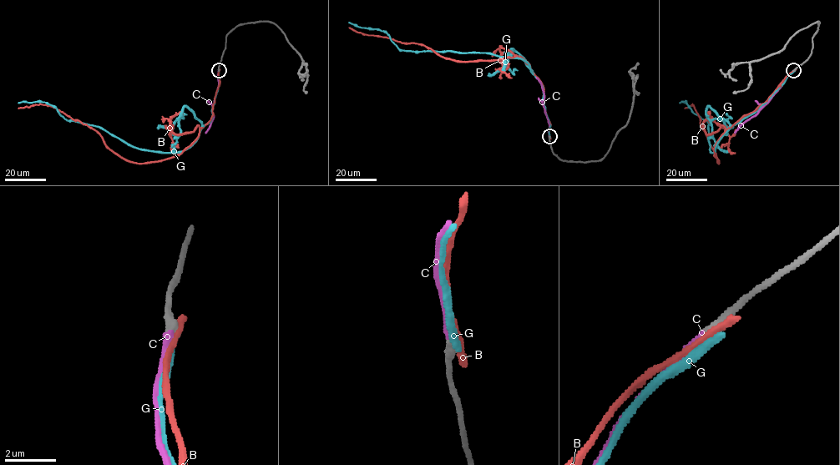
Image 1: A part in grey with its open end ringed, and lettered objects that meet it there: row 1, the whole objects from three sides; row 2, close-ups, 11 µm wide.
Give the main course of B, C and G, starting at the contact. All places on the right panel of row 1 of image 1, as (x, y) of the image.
B: (794, 70), (765, 102), (741, 118), (717, 140), (714, 155), (718, 163), (692, 103), (685, 108)
C: (793, 70), (771, 99), (735, 133)
G: (793, 70), (766, 102), (729, 129), (714, 152), (710, 150), (708, 122), (695, 114), (686, 102), (679, 103)

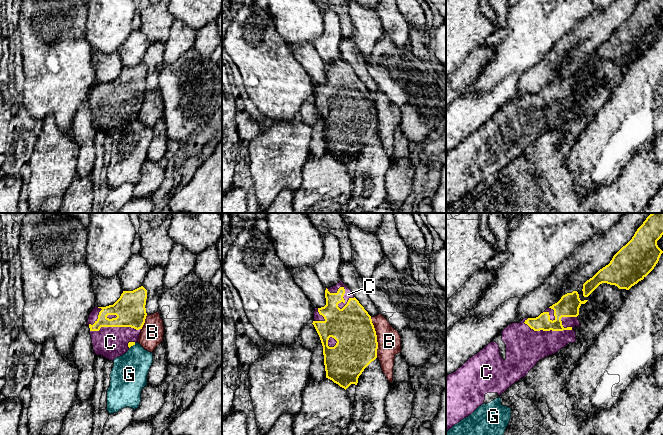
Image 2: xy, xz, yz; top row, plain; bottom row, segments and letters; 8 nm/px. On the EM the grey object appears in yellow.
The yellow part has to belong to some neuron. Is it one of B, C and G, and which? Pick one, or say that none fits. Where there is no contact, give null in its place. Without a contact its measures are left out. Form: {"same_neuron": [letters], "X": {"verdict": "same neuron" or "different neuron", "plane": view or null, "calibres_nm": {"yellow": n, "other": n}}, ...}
{"same_neuron": ["C"], "B": {"verdict": "different neuron", "plane": "xz", "calibres_nm": {"yellow": 320, "other": 190}}, "C": {"verdict": "same neuron", "plane": "yz", "calibres_nm": {"yellow": 180, "other": 260}}, "G": {"verdict": "different neuron", "plane": "xy", "calibres_nm": {"yellow": 40, "other": 280}}}

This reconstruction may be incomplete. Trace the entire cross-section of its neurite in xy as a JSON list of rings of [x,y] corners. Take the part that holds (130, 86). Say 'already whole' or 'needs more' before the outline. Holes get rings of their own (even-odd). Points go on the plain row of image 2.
needs more; [[[141,62],[133,67],[123,67],[120,74],[106,83],[96,83],[89,91],[87,101],[90,104],[93,126],[96,131],[114,137],[125,130],[129,124],[138,118],[139,111],[145,99],[147,66]]]

